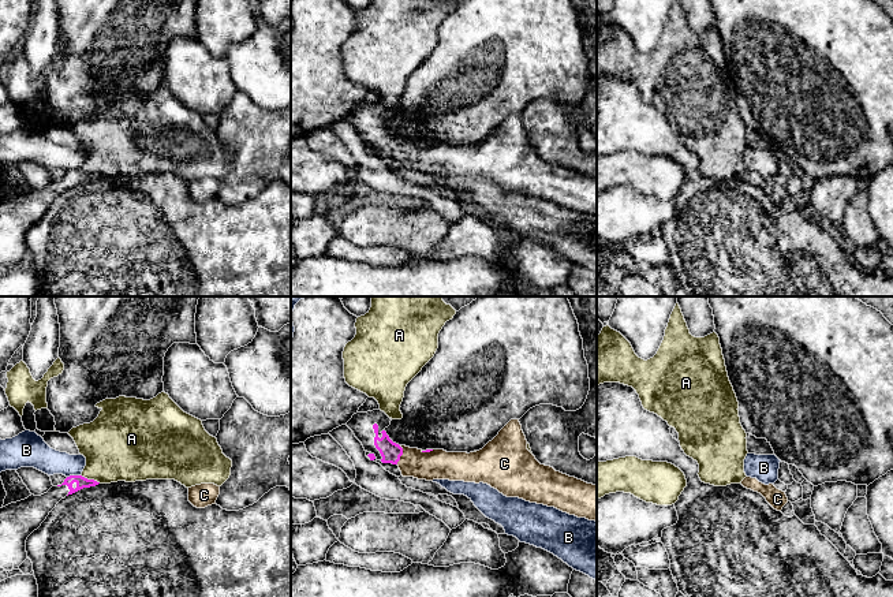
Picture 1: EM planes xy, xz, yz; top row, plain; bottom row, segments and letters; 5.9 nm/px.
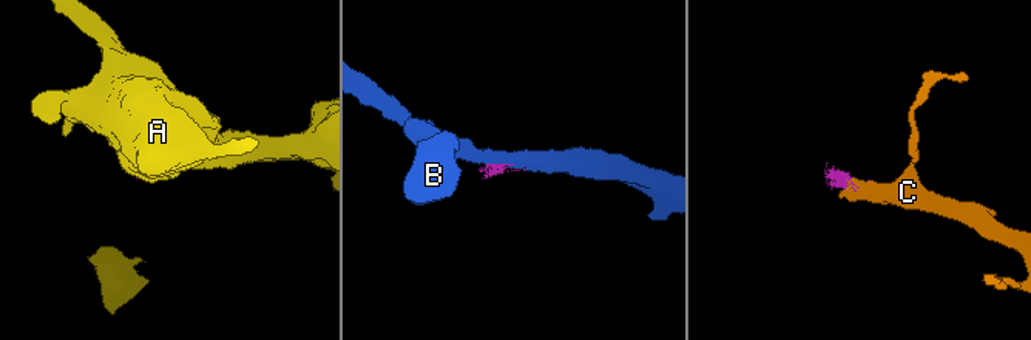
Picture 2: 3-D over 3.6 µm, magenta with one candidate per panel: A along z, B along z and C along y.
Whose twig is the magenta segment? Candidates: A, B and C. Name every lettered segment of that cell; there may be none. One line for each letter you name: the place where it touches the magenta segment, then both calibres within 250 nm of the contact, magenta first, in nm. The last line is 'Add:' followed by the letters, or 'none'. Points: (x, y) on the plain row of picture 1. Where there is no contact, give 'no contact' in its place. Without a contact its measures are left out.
C: xz (402, 148) | 120/180 nm
Add: C

